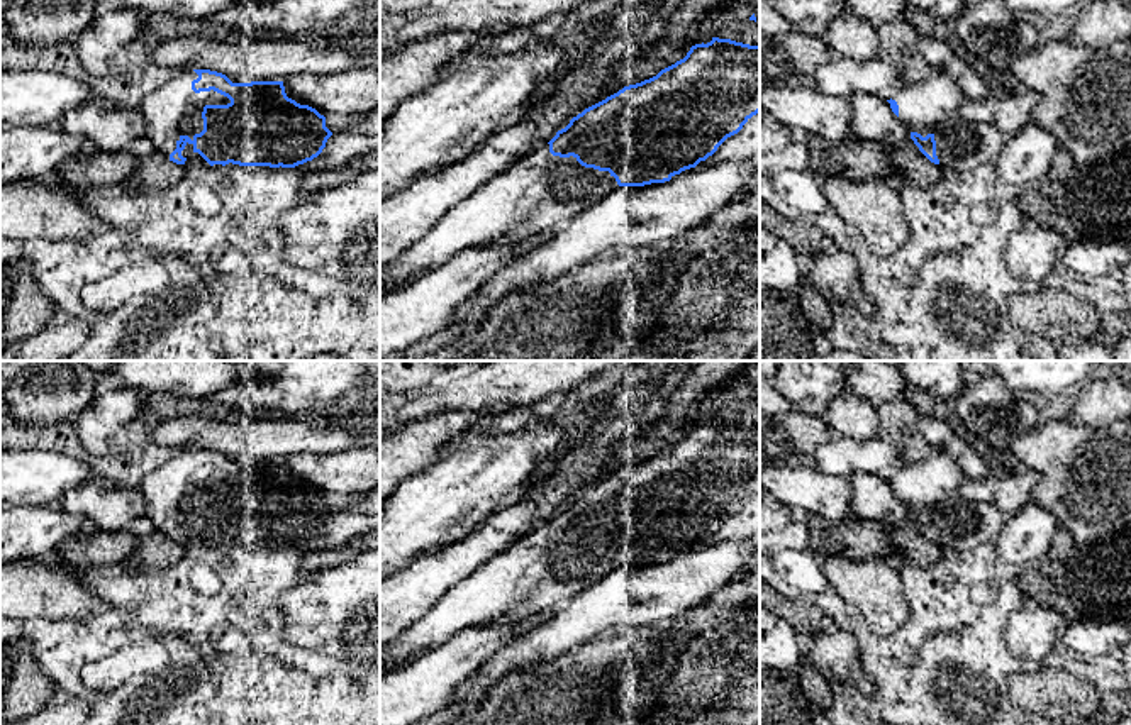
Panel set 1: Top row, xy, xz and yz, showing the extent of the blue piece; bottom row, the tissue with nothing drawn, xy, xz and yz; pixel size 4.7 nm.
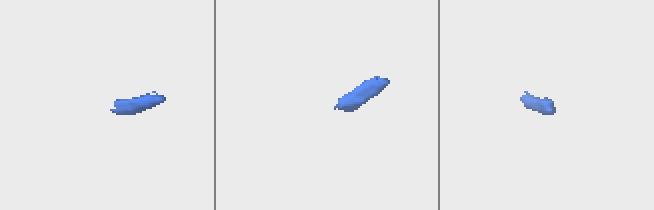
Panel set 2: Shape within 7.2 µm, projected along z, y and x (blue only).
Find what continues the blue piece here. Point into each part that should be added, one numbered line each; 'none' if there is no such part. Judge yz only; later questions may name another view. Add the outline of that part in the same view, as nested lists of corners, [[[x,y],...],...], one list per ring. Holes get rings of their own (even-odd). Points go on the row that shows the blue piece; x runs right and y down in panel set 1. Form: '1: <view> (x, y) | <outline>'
1: yz (931, 105) | [[[943,71],[917,83],[902,83],[892,95],[899,105],[899,119],[909,132],[934,136],[941,168],[973,171],[999,159],[1002,132],[987,124],[967,122],[960,107],[965,95]]]

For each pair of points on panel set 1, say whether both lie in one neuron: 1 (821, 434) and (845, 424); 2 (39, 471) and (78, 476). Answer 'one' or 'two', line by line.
1: two
2: one

